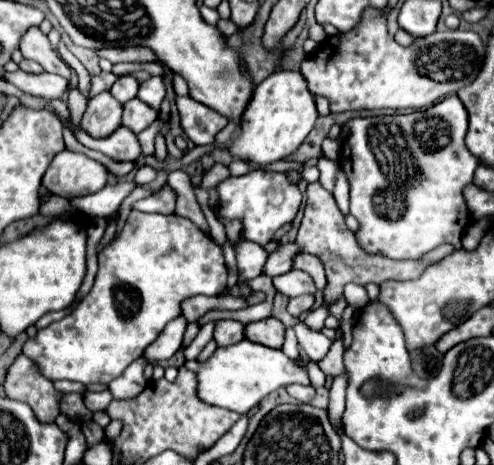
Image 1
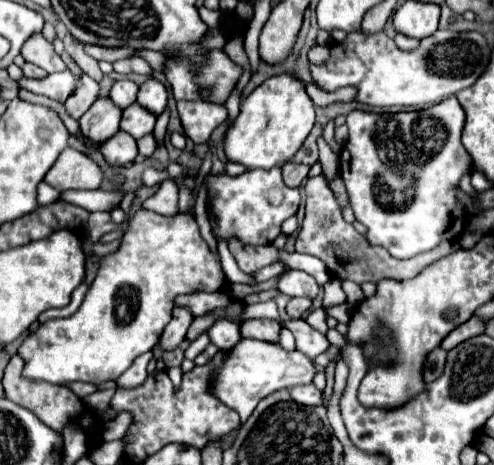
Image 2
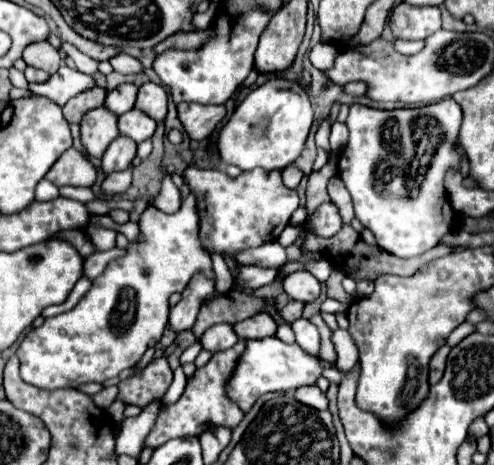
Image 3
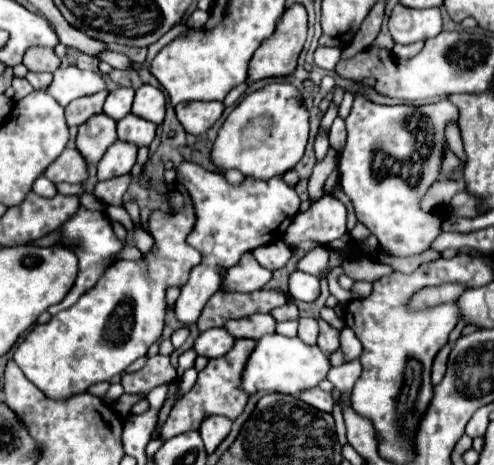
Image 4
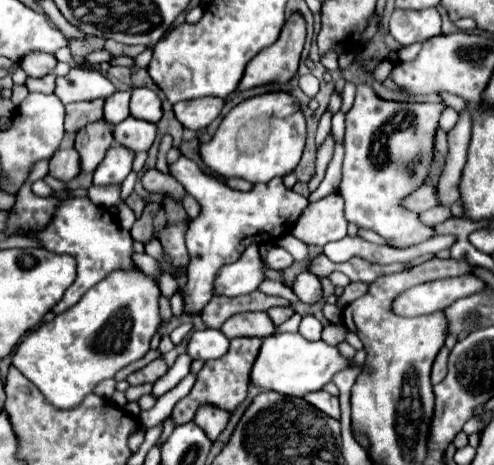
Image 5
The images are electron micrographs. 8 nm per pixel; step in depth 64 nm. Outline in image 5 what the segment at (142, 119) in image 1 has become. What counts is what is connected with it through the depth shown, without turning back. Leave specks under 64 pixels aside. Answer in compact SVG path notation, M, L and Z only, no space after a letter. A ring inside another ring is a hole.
M128 116L120 124L114 126L114 140L126 148L132 148L134 152L148 150L156 138L156 124L138 120L134 116Z

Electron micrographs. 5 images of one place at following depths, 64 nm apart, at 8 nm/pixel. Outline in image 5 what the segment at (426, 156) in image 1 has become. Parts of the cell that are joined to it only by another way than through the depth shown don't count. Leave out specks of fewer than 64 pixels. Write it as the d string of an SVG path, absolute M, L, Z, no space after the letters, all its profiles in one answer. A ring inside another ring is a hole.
M368 84L356 88L356 100L346 114L344 164L340 194L346 200L346 218L380 234L388 246L405 249L429 239L432 226L420 222L418 214L406 210L402 200L418 190L434 158L434 134L446 104L388 102L374 94Z

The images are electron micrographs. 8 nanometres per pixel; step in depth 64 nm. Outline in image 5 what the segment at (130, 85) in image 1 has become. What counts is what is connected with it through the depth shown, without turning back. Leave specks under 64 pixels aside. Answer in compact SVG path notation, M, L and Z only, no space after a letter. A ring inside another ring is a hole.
M124 90L124 92L114 92L112 96L106 98L104 118L106 118L110 124L118 124L118 122L122 122L124 118L130 116L130 110L128 110L130 94L132 94L130 90Z

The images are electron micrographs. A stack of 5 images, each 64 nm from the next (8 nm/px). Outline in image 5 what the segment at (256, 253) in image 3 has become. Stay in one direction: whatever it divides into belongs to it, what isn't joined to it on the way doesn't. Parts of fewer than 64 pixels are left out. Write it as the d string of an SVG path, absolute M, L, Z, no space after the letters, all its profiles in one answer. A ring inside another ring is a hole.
M272 244L272 246L268 248L268 252L266 252L264 262L266 262L268 268L272 268L272 270L284 270L284 268L288 268L288 266L292 264L292 256L290 256L282 246Z

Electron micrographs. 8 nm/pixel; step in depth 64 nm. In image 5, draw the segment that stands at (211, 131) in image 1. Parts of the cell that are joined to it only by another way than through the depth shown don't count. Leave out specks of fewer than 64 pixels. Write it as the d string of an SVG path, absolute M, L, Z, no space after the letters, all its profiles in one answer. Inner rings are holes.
M198 98L198 100L174 104L174 112L184 128L200 130L206 128L214 118L218 118L222 106L224 100L220 98Z

